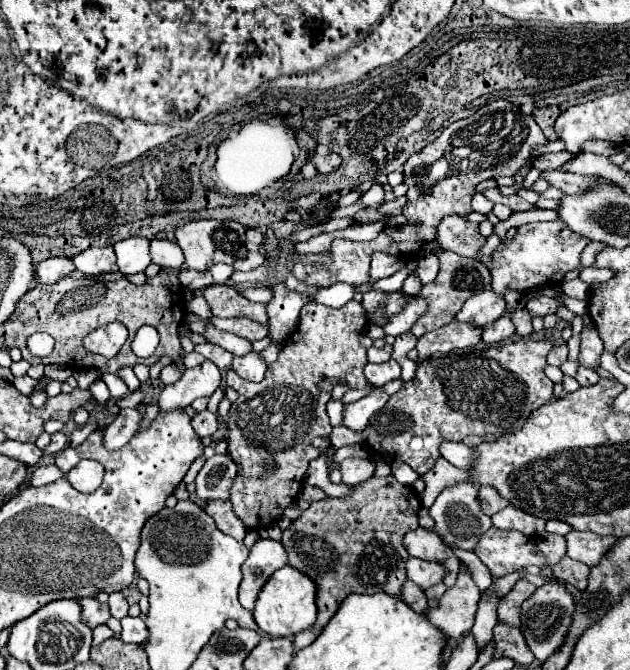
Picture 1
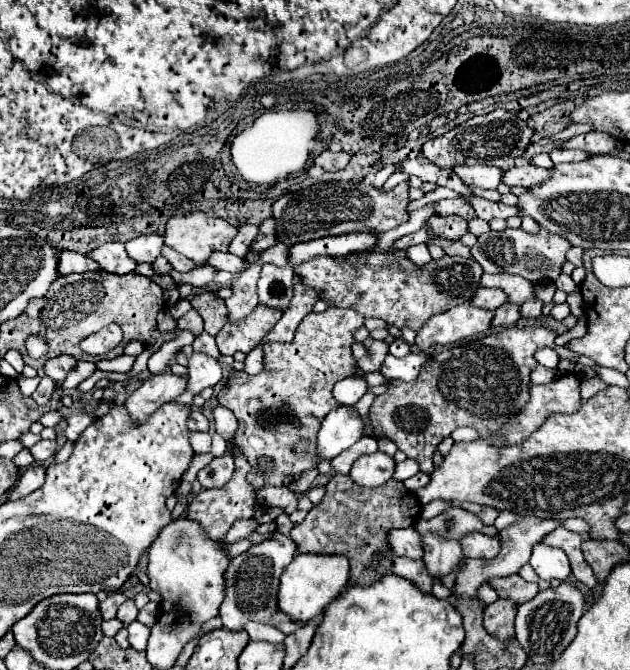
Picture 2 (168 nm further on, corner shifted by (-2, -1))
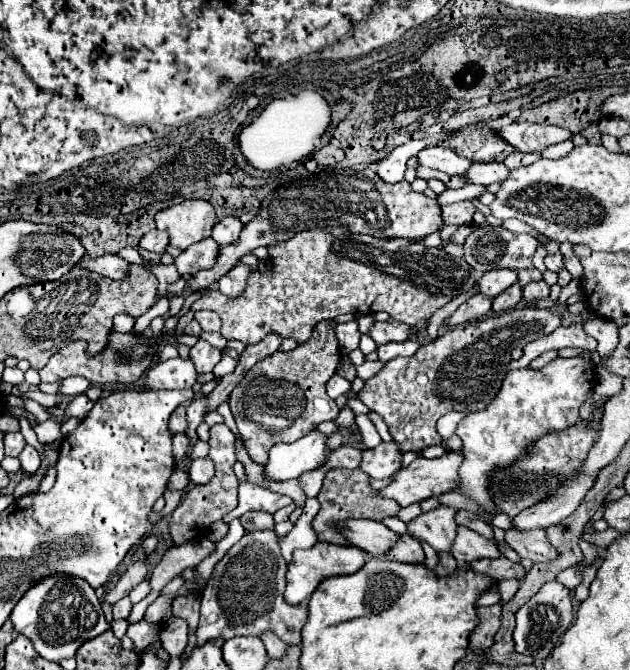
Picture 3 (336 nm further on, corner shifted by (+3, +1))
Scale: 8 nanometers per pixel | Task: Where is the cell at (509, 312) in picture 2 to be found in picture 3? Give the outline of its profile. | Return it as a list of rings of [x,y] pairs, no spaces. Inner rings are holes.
[[[513,283],[509,289],[505,289],[501,295],[497,295],[493,299],[493,311],[501,313],[501,311],[507,311],[507,309],[513,309],[523,297],[523,289],[519,283]]]

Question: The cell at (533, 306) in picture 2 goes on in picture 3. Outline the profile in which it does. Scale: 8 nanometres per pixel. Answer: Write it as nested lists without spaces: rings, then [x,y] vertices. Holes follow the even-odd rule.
[[[541,279],[541,281],[531,281],[523,287],[523,299],[527,301],[539,301],[549,297],[549,285]]]

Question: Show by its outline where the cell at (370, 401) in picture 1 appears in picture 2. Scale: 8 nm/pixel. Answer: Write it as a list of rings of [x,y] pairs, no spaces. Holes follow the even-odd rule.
[[[338,405],[334,407],[326,419],[322,421],[322,427],[318,431],[318,463],[322,459],[334,459],[338,453],[352,447],[356,441],[364,437],[366,423],[360,417],[358,409],[354,405]]]

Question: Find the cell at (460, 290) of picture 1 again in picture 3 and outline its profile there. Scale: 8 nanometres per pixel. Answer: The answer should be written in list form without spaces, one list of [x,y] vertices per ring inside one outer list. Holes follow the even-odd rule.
[[[315,227],[295,233],[291,239],[273,243],[269,249],[269,273],[257,273],[247,279],[247,287],[237,297],[223,295],[217,287],[209,287],[193,303],[193,311],[213,309],[221,315],[223,327],[221,335],[231,341],[237,339],[245,345],[259,343],[269,333],[277,333],[281,339],[295,339],[297,345],[305,343],[313,327],[319,321],[333,319],[340,314],[374,314],[387,311],[393,319],[407,325],[415,325],[423,319],[429,319],[439,307],[449,303],[455,295],[471,291],[475,285],[475,271],[457,257],[447,255],[443,249],[429,249],[421,241],[405,239],[375,239],[369,235],[351,233],[347,227]]]

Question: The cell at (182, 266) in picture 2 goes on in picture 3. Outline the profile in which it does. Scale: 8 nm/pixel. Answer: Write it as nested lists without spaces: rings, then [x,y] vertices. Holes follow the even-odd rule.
[[[207,237],[207,239],[201,239],[199,243],[191,245],[189,249],[185,249],[175,259],[175,265],[181,275],[193,275],[201,269],[209,269],[209,265],[213,265],[215,257],[217,257],[217,243],[211,237]]]

